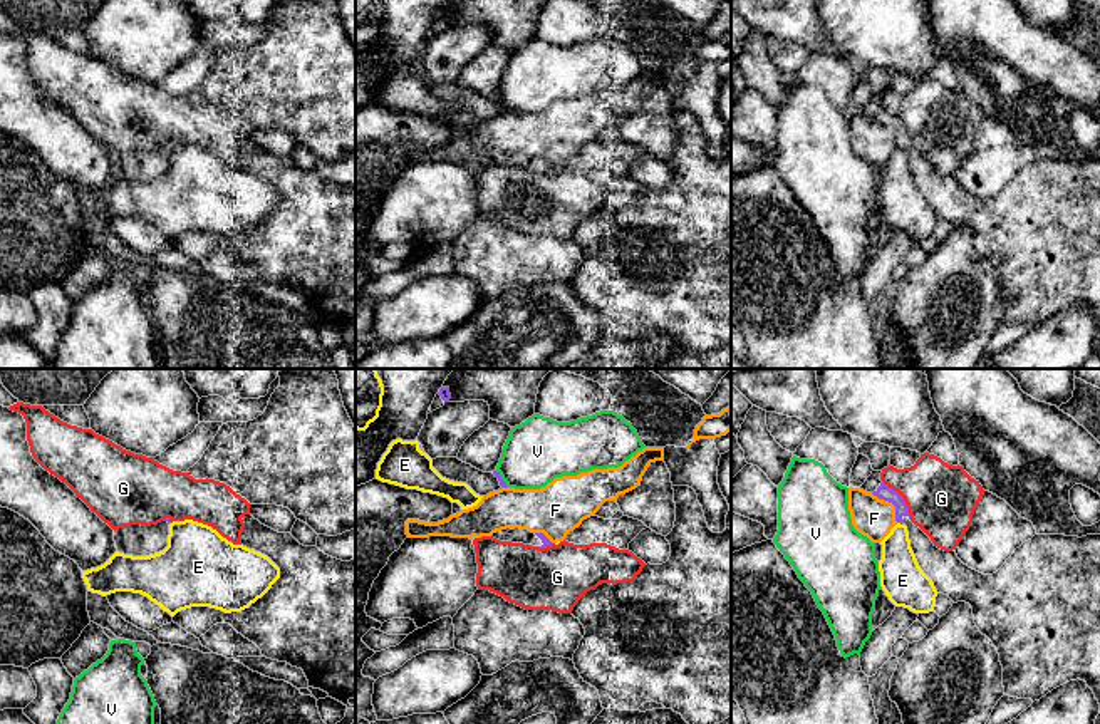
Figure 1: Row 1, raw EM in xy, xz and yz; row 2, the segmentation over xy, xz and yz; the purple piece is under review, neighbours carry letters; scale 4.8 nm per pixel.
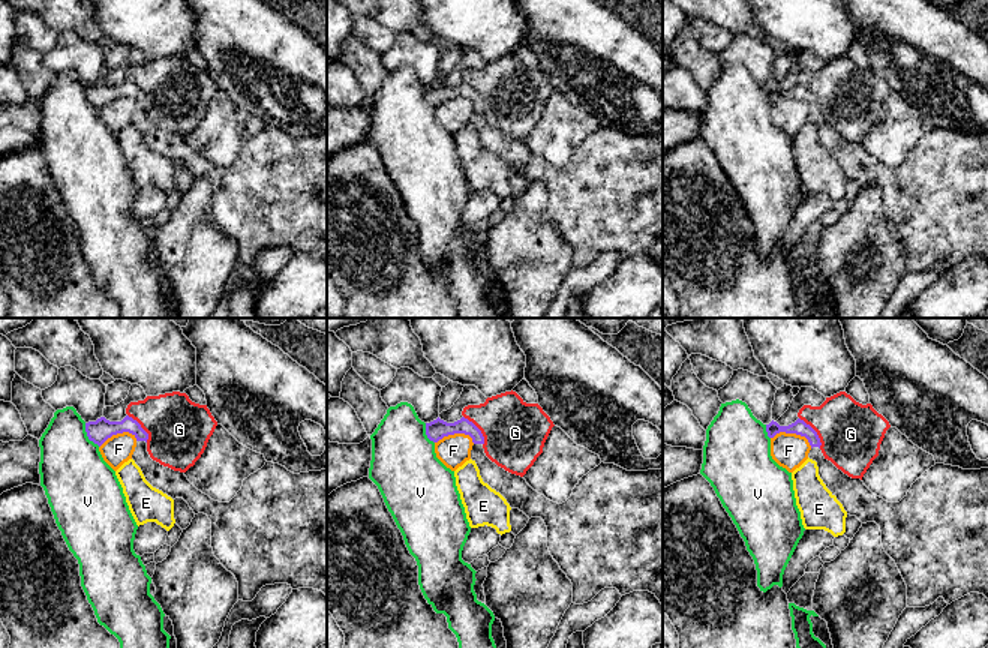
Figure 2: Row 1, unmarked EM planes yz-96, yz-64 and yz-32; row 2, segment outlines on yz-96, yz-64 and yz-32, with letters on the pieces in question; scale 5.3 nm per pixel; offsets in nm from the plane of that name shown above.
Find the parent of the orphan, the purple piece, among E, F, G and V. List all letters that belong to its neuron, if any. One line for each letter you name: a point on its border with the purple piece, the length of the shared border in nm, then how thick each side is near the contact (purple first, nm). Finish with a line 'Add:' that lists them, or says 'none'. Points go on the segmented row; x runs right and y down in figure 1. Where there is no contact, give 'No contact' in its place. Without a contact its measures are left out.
Add: none

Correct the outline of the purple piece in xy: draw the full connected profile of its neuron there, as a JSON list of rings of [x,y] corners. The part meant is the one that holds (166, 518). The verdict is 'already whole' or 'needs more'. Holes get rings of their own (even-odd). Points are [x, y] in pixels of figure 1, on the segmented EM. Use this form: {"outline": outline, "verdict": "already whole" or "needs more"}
{"outline": [[[169,518],[158,525],[131,525],[114,531],[114,541],[119,553],[132,556],[149,556],[168,546]]], "verdict": "needs more"}

